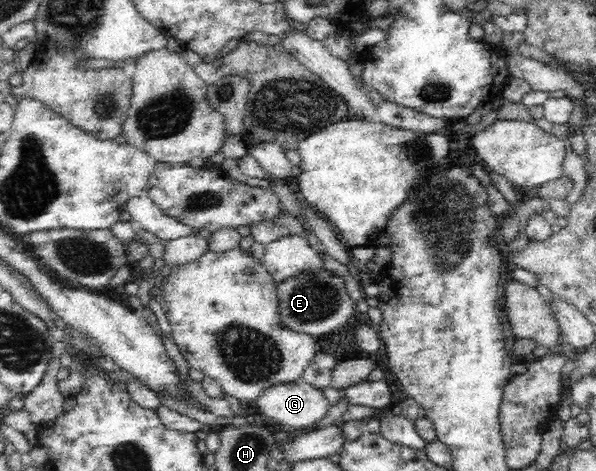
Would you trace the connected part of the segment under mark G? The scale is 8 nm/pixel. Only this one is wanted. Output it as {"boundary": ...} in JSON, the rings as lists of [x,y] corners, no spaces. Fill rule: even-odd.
{"boundary":[[[301,380],[270,387],[256,399],[255,405],[261,412],[261,416],[274,425],[287,425],[287,427],[293,427],[303,433],[309,432],[309,429],[315,429],[317,423],[325,417],[329,410],[321,388],[315,388]]]}

